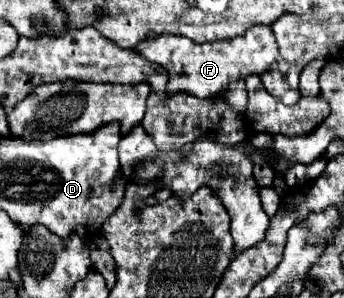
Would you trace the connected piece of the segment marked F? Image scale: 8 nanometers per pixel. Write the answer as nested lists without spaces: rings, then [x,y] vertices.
[[[255,29],[233,39],[223,39],[203,45],[181,35],[159,35],[159,39],[139,43],[137,51],[149,61],[155,61],[169,71],[169,83],[167,83],[169,95],[185,91],[195,97],[215,97],[221,95],[221,91],[227,91],[227,85],[233,83],[235,79],[243,79],[251,73],[263,75],[265,69],[275,63],[271,33]]]

